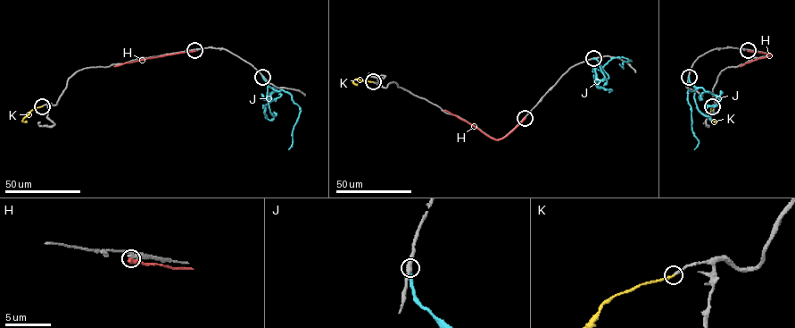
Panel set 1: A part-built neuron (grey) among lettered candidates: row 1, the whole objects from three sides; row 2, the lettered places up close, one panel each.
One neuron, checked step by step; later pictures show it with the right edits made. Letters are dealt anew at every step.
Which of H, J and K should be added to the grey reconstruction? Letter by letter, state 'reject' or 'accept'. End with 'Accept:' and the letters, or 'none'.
H: reject
J: reject
K: accept
Accept: K

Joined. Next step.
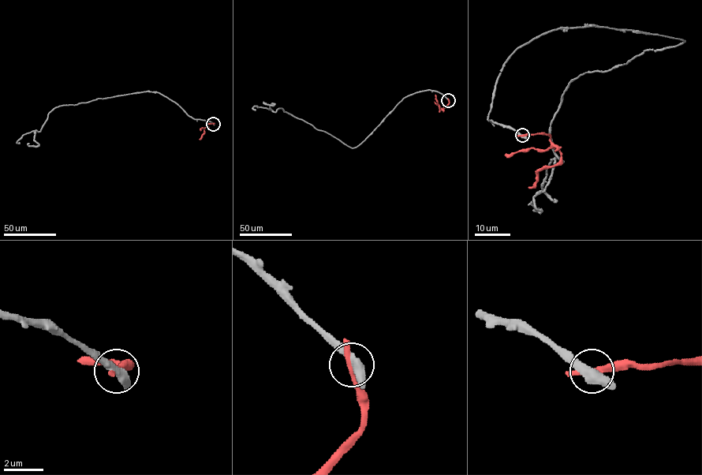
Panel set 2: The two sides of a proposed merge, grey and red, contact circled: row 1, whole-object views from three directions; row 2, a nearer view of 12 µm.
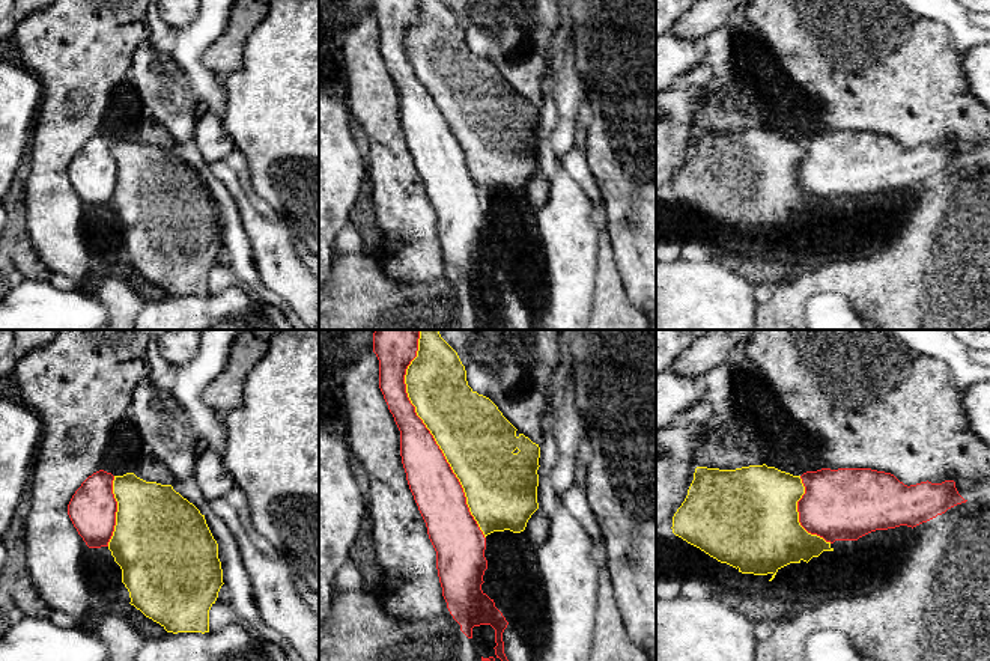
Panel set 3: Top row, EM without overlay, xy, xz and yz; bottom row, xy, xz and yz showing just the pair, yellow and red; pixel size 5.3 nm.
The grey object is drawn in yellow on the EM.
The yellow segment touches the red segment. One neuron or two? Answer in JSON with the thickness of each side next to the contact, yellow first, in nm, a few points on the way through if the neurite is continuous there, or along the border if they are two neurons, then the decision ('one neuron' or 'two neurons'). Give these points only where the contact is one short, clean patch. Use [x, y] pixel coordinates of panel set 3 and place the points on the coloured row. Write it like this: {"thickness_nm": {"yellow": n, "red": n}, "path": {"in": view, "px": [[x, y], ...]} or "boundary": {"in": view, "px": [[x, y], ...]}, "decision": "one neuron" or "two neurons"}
{"thickness_nm": {"yellow": 380, "red": 240}, "decision": "two neurons"}

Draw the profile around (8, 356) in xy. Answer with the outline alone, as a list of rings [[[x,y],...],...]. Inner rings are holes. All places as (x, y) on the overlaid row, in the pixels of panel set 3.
[[[0,330],[0,384],[12,378],[20,355],[14,348],[12,330]]]

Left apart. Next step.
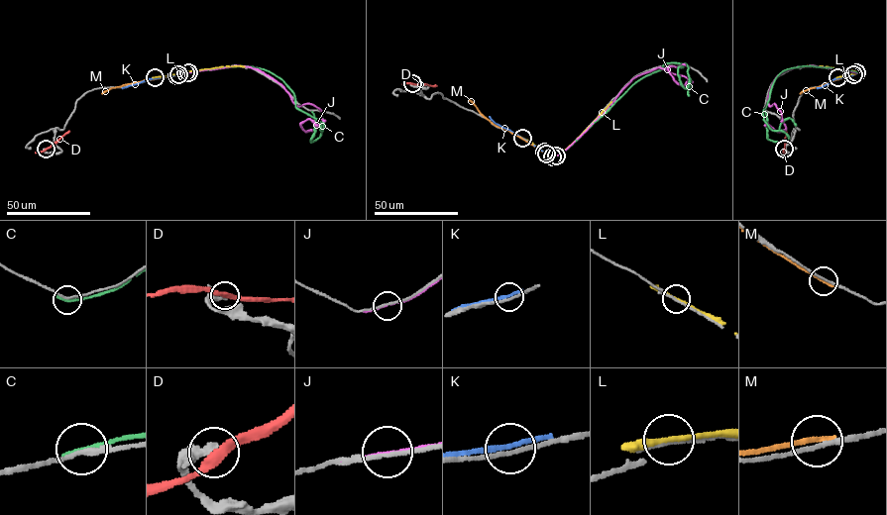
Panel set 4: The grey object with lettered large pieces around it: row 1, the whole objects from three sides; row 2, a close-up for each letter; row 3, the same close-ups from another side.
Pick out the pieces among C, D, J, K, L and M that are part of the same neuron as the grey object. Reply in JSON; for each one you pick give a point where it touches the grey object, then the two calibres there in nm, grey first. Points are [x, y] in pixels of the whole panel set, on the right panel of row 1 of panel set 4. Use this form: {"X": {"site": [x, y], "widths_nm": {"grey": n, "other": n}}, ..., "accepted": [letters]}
{"D": {"site": [784, 149], "widths_nm": {"grey": 260, "other": 360}}, "accepted": ["D"]}

